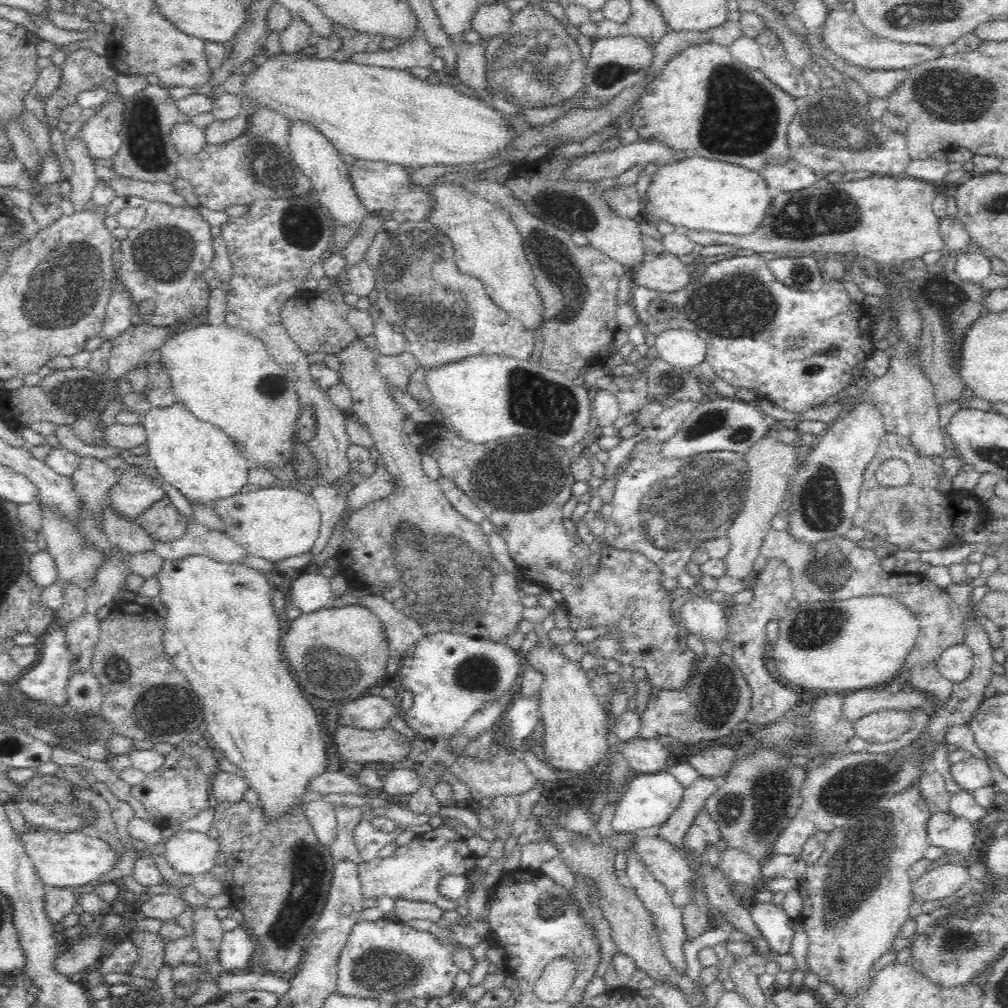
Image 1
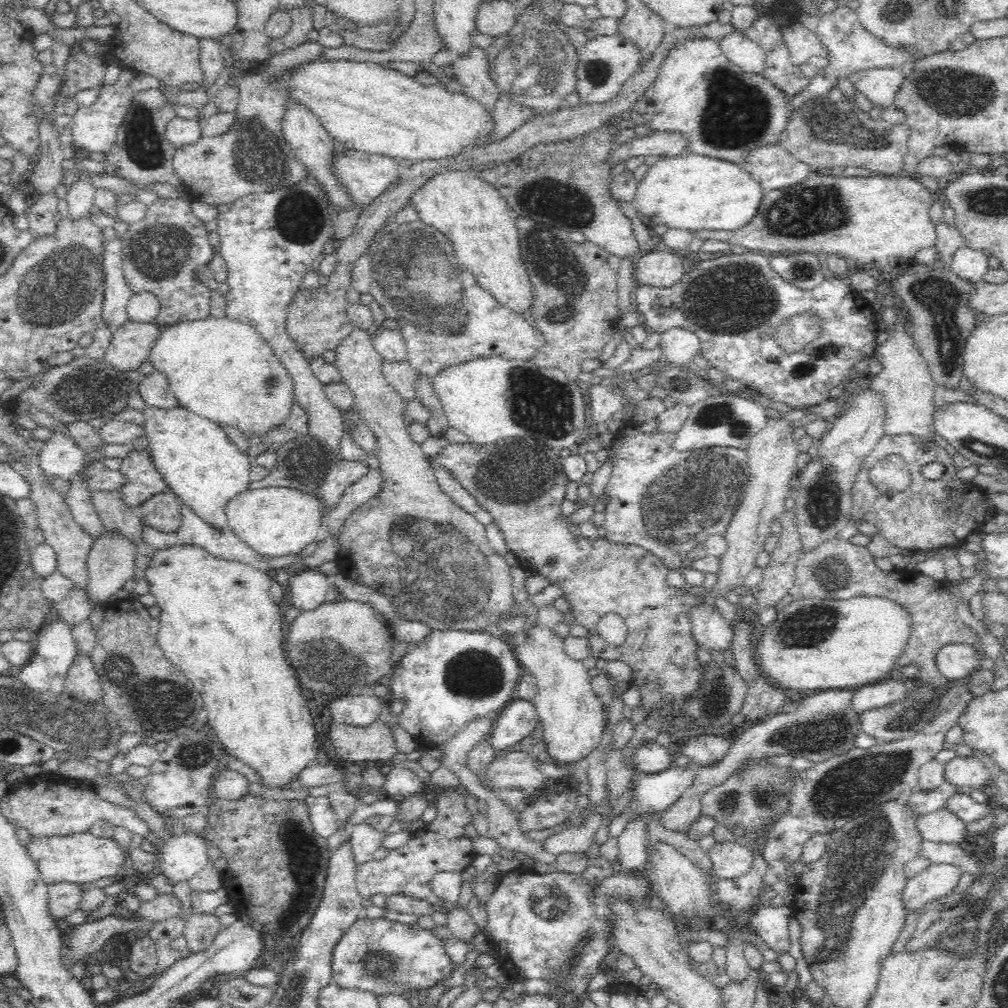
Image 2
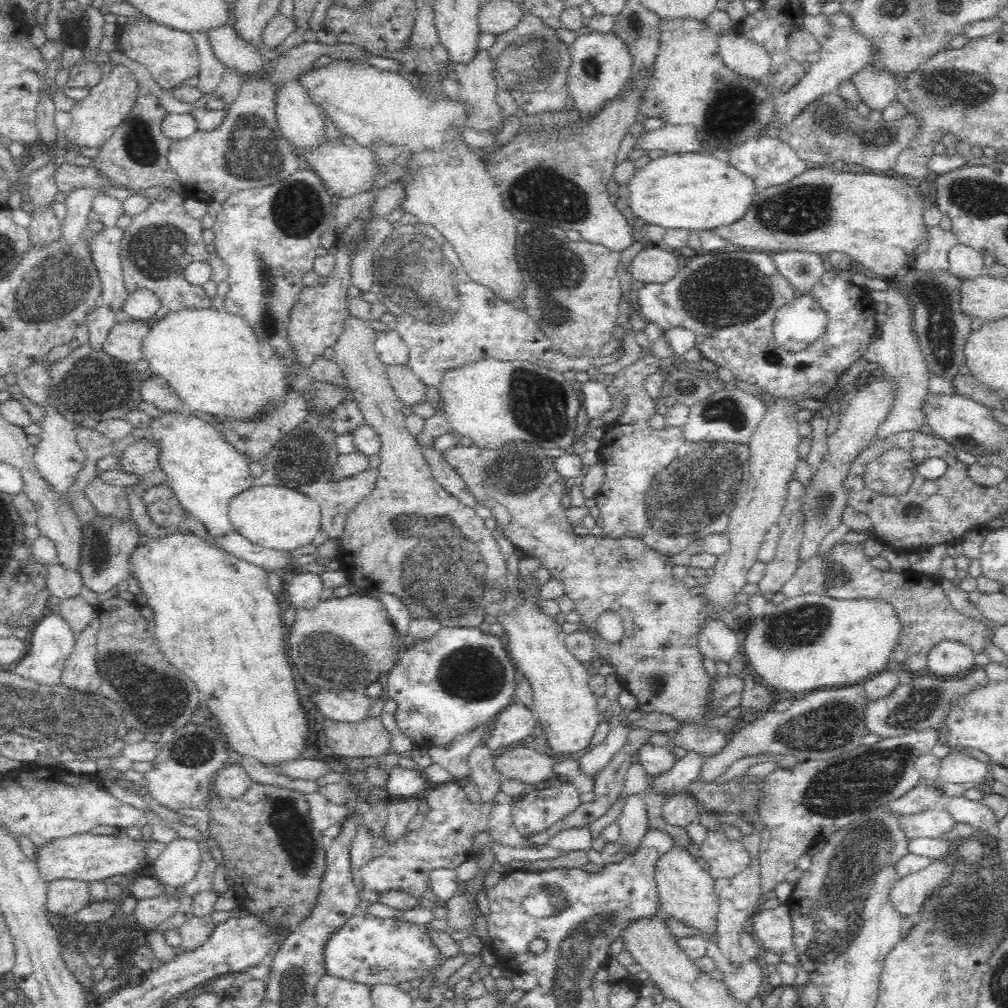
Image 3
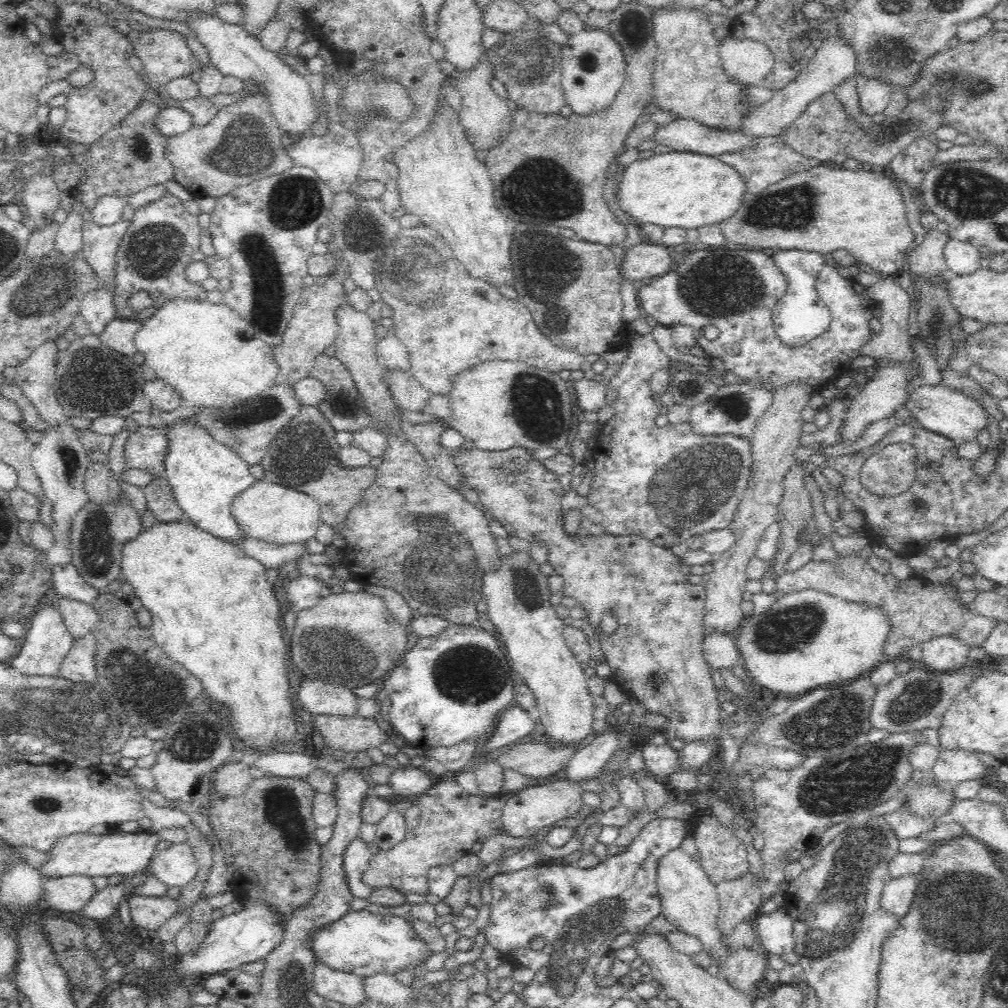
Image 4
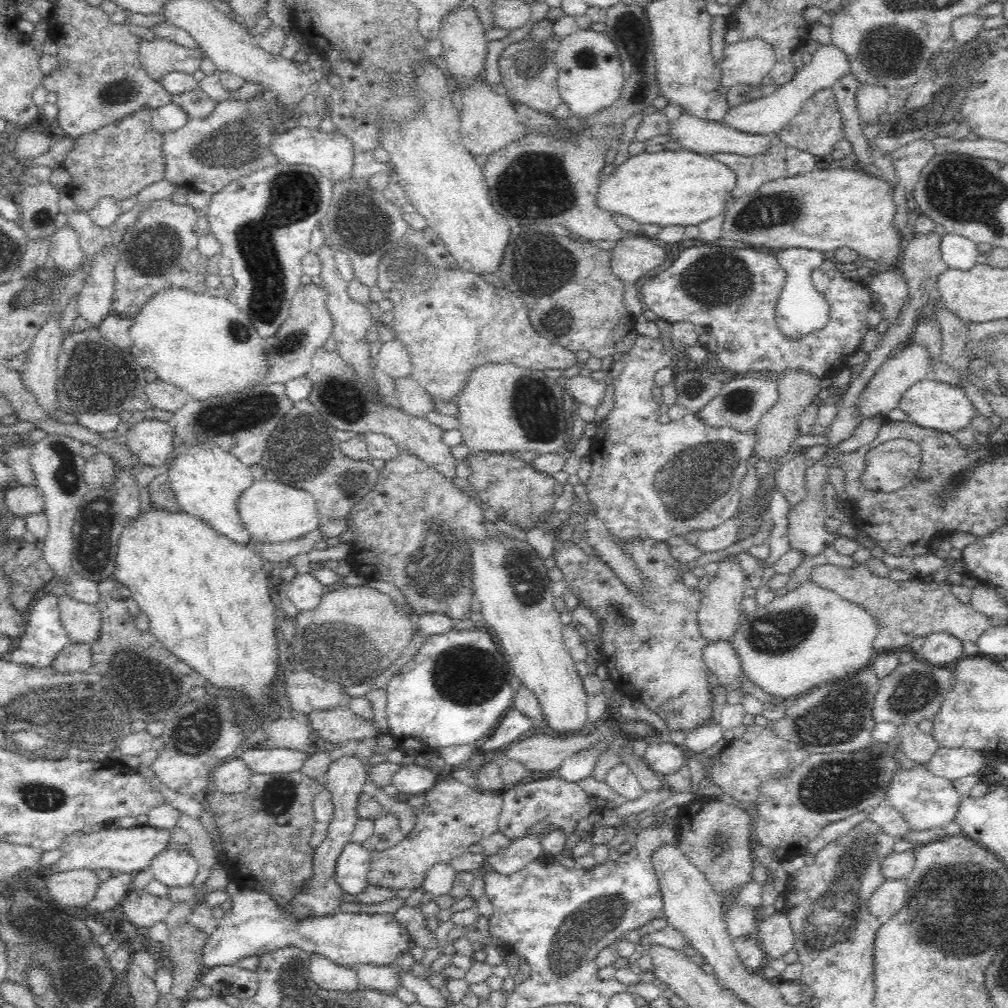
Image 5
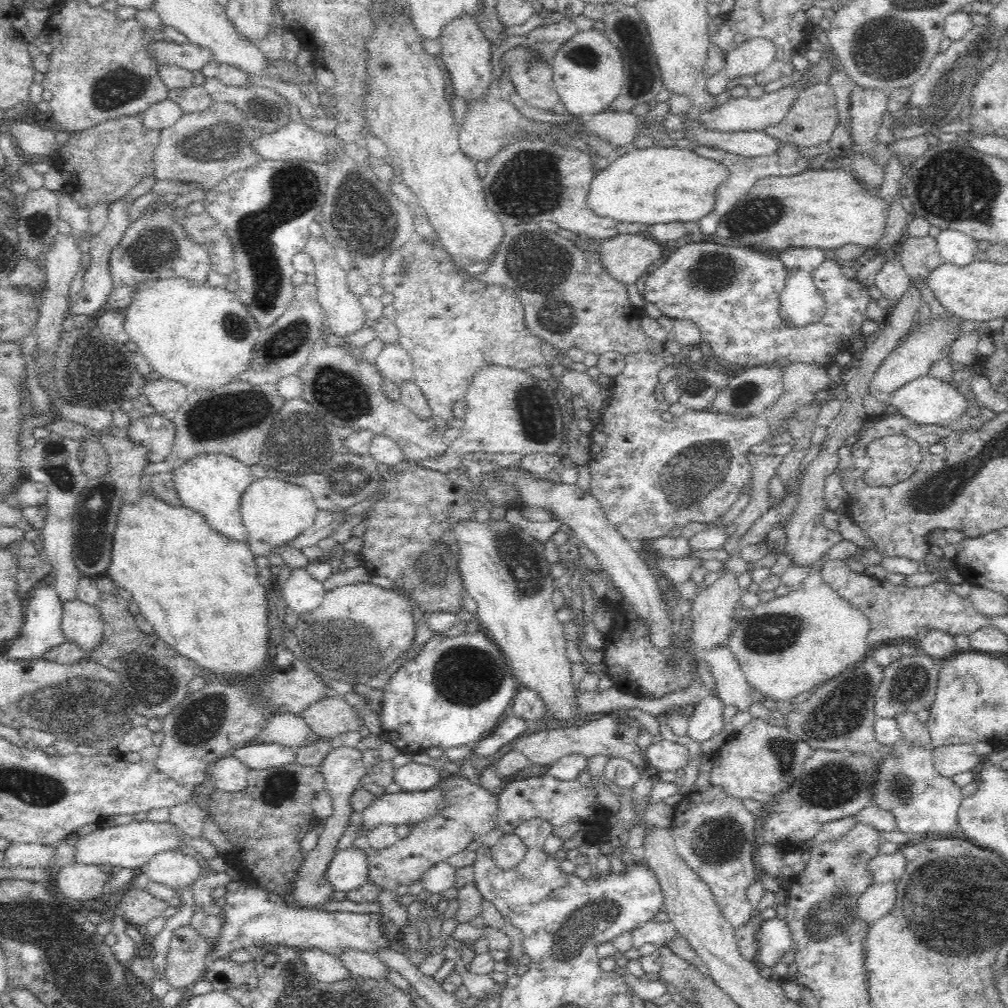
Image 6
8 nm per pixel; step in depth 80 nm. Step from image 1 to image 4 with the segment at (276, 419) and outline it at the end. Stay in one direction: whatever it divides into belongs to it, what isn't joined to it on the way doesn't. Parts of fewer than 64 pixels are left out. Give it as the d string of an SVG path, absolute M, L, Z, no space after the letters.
M174 295L164 299L160 304L150 308L150 311L146 312L145 315L138 319L139 327L134 333L133 339L137 352L140 352L145 357L145 364L148 368L154 370L156 378L160 378L164 382L167 382L170 386L174 387L176 391L180 393L184 405L198 406L200 407L228 407L230 404L238 404L246 399L255 397L260 391L268 388L270 385L274 385L274 377L278 372L278 365L274 362L271 348L269 343L265 343L263 340L257 338L254 332L254 327L245 322L244 318L240 316L233 308L228 307L225 302L220 301L219 303L212 303L207 297L206 299L192 299L192 297L185 297L182 295Z

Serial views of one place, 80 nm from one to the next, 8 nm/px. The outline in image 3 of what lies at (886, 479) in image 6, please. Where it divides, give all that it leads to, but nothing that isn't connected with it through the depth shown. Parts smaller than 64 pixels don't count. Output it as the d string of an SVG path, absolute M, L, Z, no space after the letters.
M902 447L885 450L882 456L866 464L862 479L870 491L898 497L909 492L916 469L910 451Z

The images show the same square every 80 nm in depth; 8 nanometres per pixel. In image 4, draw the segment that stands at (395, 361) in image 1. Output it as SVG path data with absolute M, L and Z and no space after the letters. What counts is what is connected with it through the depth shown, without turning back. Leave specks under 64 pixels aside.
M390 370L385 379L399 412L424 412L430 394L409 370Z

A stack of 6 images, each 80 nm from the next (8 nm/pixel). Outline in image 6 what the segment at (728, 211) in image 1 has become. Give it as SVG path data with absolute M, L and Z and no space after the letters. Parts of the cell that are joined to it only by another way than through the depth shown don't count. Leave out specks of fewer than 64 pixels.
M668 146L659 148L629 148L623 156L613 156L610 164L594 173L589 189L586 193L587 207L596 215L610 218L618 222L630 222L634 224L653 225L658 223L690 222L698 220L714 204L715 190L725 179L727 170L723 164L698 156L690 148Z

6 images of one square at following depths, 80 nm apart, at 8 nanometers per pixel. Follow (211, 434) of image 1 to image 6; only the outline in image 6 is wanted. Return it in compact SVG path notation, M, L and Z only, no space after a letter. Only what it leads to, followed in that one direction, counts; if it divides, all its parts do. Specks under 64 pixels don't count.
M204 454L186 462L173 476L181 506L202 516L208 527L218 535L248 543L249 537L240 513L242 496L255 481L248 466L224 454Z

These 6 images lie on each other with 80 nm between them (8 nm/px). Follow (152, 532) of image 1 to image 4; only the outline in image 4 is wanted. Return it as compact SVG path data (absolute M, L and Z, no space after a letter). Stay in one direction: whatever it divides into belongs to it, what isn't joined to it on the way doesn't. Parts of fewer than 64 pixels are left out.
M164 475L155 478L143 489L147 509L161 522L172 522L186 518L176 503L172 488Z

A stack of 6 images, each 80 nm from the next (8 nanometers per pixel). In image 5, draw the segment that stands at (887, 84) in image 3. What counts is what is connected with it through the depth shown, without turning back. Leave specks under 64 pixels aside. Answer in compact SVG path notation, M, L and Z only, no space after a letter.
M859 83L856 94L856 112L861 125L879 122L879 116L885 115L889 94L886 88L875 84Z

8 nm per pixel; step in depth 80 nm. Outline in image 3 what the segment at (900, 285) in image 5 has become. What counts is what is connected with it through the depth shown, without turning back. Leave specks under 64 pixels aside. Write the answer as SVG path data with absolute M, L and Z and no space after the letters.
M888 285L888 290L874 290L869 293L870 298L875 302L884 302L886 304L886 320L882 324L882 328L878 330L881 333L880 338L872 339L864 352L864 360L868 362L876 362L880 366L880 373L892 376L897 381L897 398L894 400L894 406L890 408L889 415L884 422L876 429L873 440L882 440L888 438L895 432L914 429L920 431L925 420L921 411L926 393L929 391L928 377L929 368L922 354L921 348L915 339L912 325L912 305L908 301L908 297L900 291L900 288L892 288Z

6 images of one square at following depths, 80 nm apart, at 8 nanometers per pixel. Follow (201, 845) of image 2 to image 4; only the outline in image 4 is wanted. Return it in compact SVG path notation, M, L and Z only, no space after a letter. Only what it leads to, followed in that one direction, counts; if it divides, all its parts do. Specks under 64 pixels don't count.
M180 842L157 851L151 860L149 870L168 888L182 888L196 878L197 862L189 844Z

